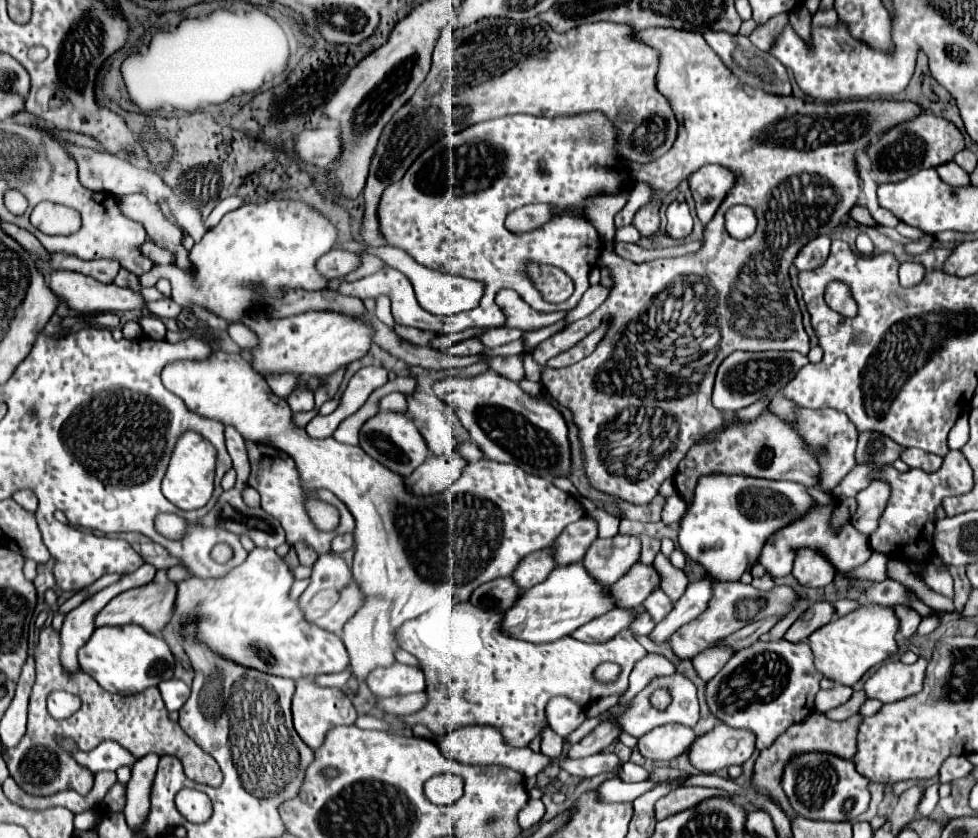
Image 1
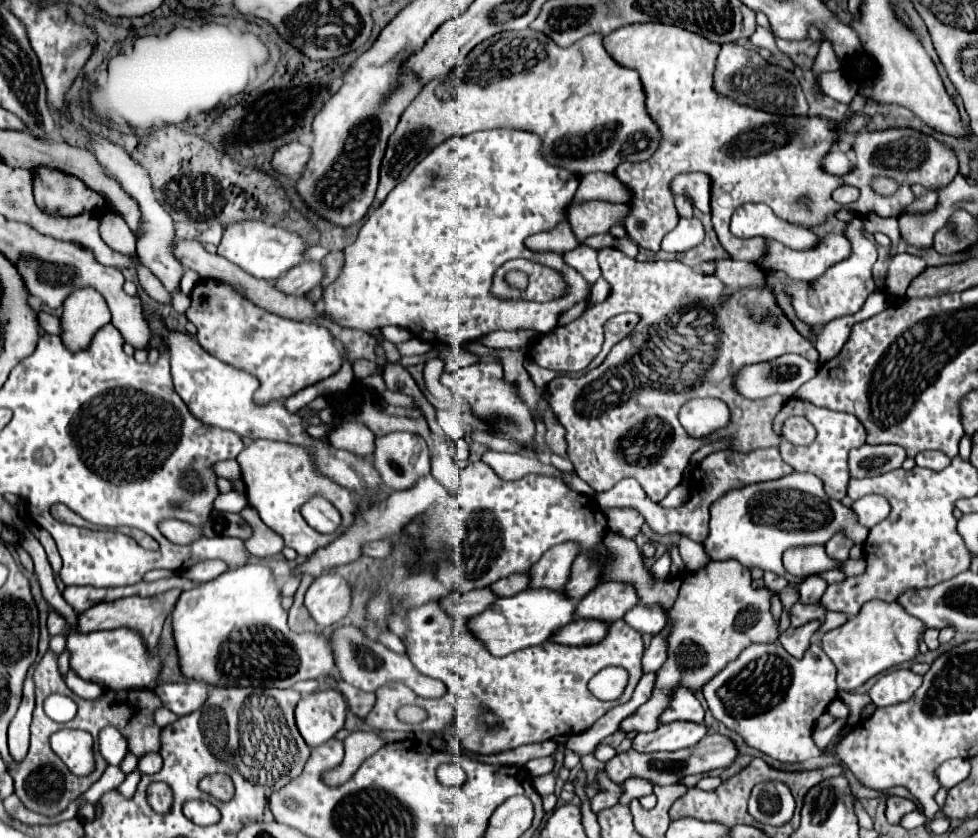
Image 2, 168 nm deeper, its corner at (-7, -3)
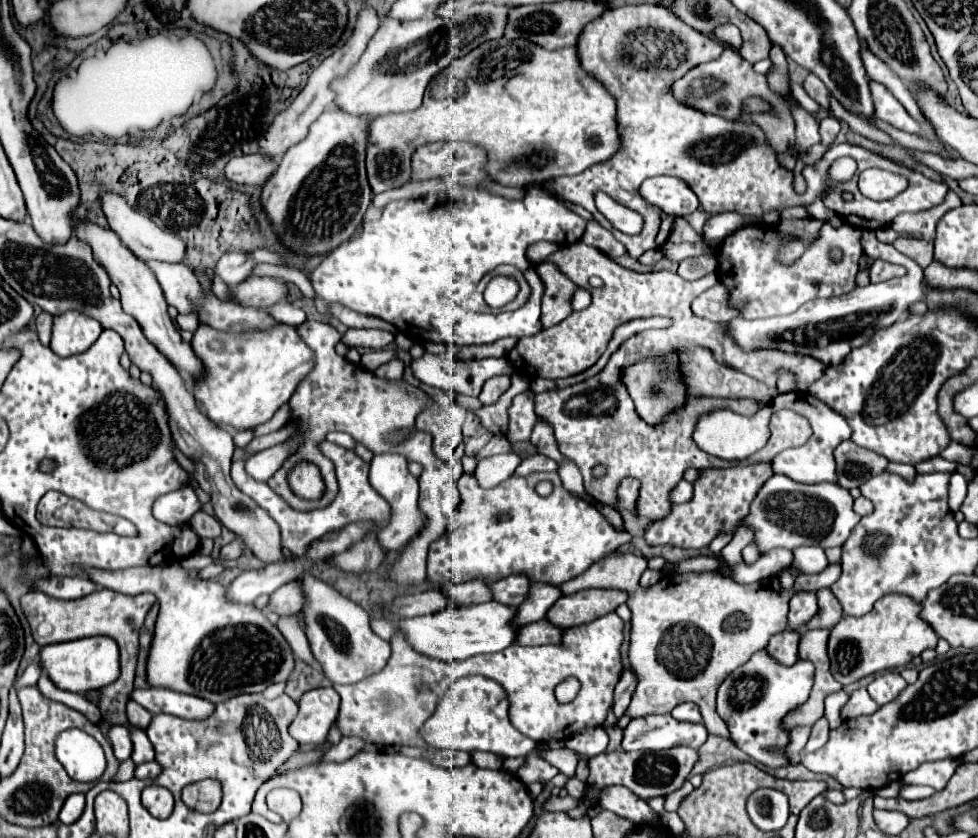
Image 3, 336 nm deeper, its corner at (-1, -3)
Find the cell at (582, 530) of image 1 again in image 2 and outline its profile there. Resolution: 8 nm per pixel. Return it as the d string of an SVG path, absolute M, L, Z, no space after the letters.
M562 542L550 548L532 568L530 576L534 582L530 586L550 586L552 590L562 590L570 580L572 562L578 556L578 542Z

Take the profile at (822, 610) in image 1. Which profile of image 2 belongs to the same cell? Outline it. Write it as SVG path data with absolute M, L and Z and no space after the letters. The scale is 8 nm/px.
M820 620L808 622L806 626L800 628L788 628L786 632L780 634L780 644L786 648L788 654L792 654L794 658L802 658L802 654L806 652L806 648L810 646L810 638L814 636L814 632L822 626Z

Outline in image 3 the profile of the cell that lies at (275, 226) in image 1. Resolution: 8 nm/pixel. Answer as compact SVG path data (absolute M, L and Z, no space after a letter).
M228 252L218 260L214 274L228 286L236 286L238 282L244 282L244 278L252 274L252 268L254 260L250 258L248 252Z

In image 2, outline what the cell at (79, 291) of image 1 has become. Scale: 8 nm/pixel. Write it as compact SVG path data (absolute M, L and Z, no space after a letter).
M92 286L74 290L62 306L62 326L66 330L66 334L62 334L62 340L66 342L66 346L70 346L70 350L88 346L94 330L100 330L106 322L110 322L108 304L104 296Z

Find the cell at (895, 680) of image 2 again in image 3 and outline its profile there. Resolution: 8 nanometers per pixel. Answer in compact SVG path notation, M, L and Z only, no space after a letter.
M886 672L868 684L868 694L876 704L882 706L892 698L896 698L896 694L900 694L904 686L906 686L906 680L898 672Z

